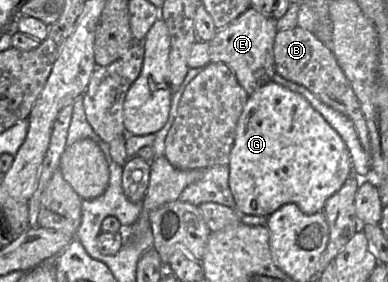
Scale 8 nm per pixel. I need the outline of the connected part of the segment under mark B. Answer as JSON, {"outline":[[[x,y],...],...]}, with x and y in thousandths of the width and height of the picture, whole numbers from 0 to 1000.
{"outline":[[[760,96],[714,113],[704,184],[709,255],[745,287],[789,309],[835,369],[892,411],[907,433],[933,525],[943,546],[956,546],[948,454],[928,365],[856,181],[799,110]]]}

